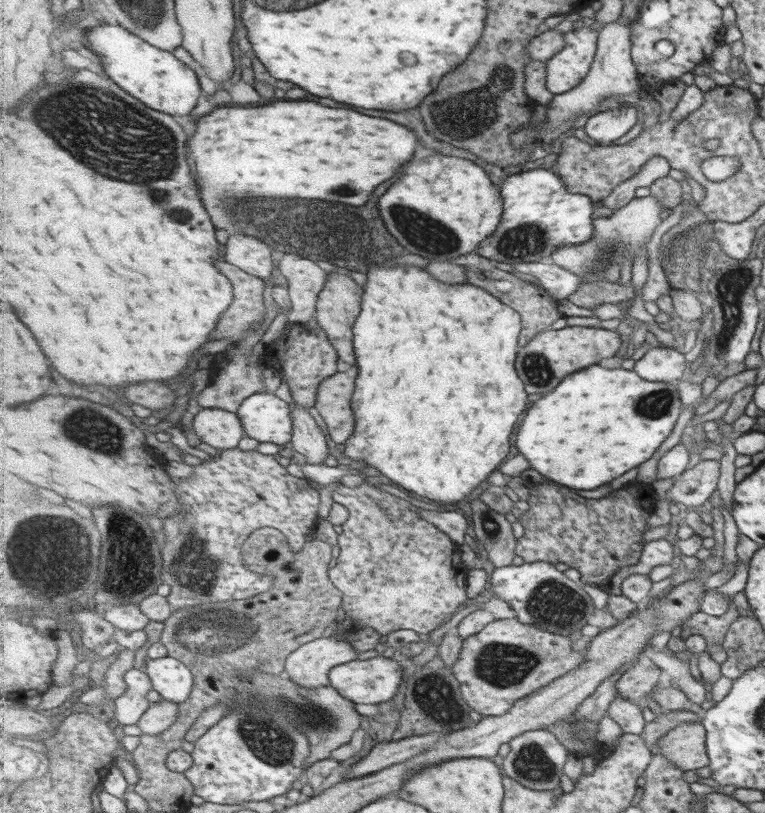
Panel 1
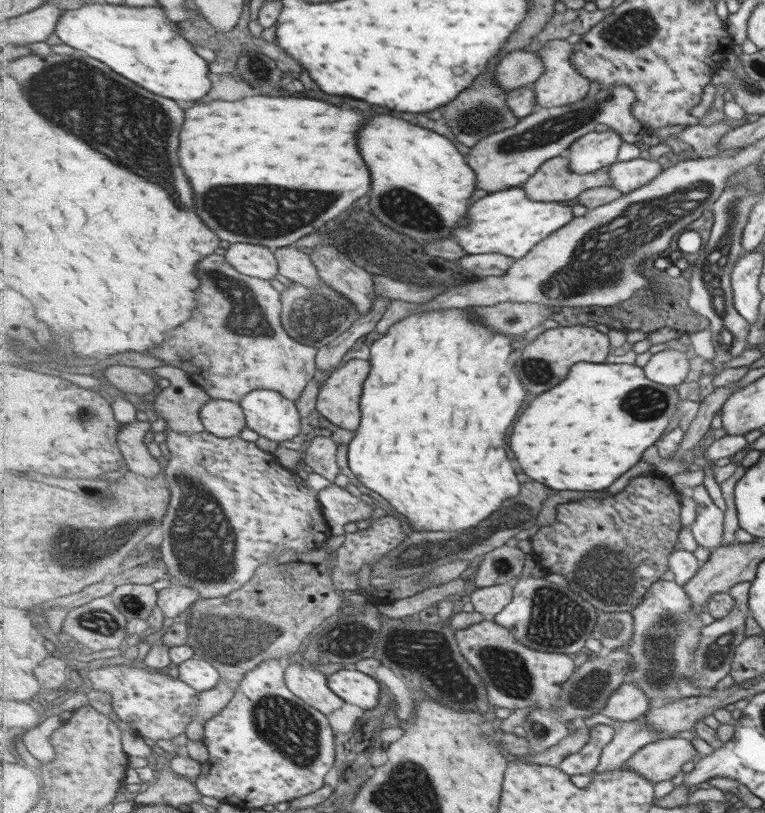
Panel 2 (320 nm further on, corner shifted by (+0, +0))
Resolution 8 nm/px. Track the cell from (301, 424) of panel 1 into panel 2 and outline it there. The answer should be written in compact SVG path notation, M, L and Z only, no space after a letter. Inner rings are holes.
M224 252L206 258L197 268L201 284L197 290L199 306L195 310L195 316L187 320L187 324L171 330L167 334L167 342L161 348L149 350L149 354L161 358L161 361L169 366L187 370L190 378L203 387L212 399L240 403L251 391L271 389L297 402L307 385L315 378L318 349L295 341L282 326L282 294L271 286L271 282L243 275L226 259Z

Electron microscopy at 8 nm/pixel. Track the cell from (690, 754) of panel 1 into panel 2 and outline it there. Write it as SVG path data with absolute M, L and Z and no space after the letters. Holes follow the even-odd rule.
M679 736L659 739L644 746L626 762L626 768L643 775L651 783L671 780L685 762L696 755L691 742Z

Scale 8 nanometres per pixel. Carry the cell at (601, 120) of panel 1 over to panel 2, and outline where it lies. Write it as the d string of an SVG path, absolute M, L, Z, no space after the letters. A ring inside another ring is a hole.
M614 129L602 132L591 130L570 146L566 154L570 169L577 174L589 174L617 163L623 141Z

